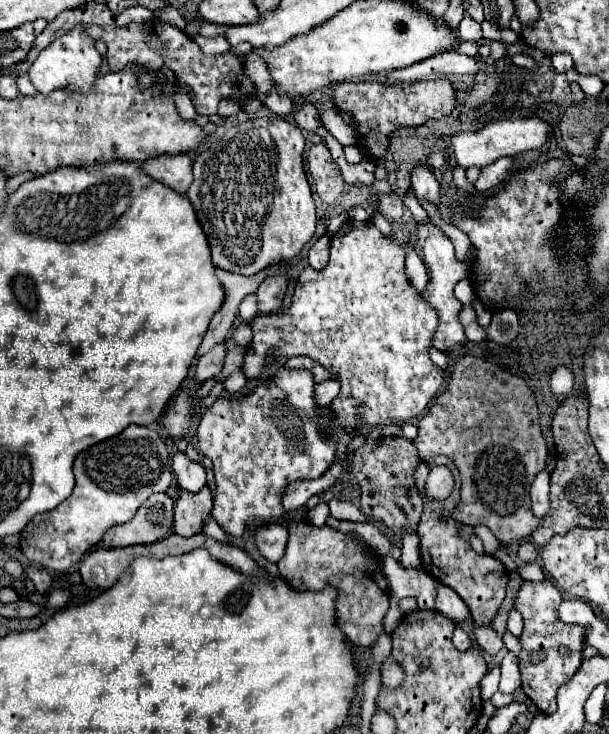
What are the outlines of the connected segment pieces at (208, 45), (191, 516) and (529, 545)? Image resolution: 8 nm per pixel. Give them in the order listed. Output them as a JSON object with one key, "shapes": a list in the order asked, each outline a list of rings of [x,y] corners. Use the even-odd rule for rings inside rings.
{"shapes":[[[[198,36],[194,38],[194,42],[198,42],[198,46],[202,48],[204,54],[224,54],[224,52],[230,52],[230,42],[226,42],[226,38],[222,36]]],[[[208,486],[190,494],[180,492],[176,498],[176,512],[172,532],[178,536],[194,536],[200,534],[204,528],[204,520],[210,516],[212,510],[212,492]]],[[[522,542],[518,548],[518,558],[522,562],[534,562],[538,558],[538,548],[534,542]]]]}

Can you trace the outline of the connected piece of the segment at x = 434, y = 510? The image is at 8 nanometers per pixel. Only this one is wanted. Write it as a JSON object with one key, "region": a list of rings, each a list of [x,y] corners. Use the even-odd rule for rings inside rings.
{"region":[[[442,456],[434,458],[432,462],[420,462],[420,466],[416,468],[414,478],[416,478],[416,486],[418,486],[420,494],[424,494],[424,498],[426,498],[426,510],[424,510],[424,514],[420,518],[420,524],[418,524],[422,568],[430,576],[442,580],[452,590],[456,590],[456,594],[470,608],[472,620],[476,624],[490,624],[492,618],[496,616],[498,608],[500,608],[500,600],[506,594],[508,576],[506,576],[506,568],[504,568],[504,564],[500,560],[496,560],[490,554],[478,554],[478,552],[474,552],[472,546],[458,536],[458,522],[448,512],[460,500],[460,494],[458,494],[460,492],[460,482],[458,482],[458,472],[456,472],[454,464],[448,458],[442,458]],[[426,464],[444,464],[444,466],[448,466],[454,472],[456,484],[454,484],[454,490],[450,492],[448,498],[444,498],[444,500],[432,500],[432,498],[426,496],[426,478],[430,474],[430,466],[426,466]]]}

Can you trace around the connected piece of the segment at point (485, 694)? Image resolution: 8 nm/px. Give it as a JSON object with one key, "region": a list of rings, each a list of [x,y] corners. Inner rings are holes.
{"region":[[[494,666],[488,670],[488,674],[482,678],[480,688],[482,688],[482,700],[490,700],[492,694],[496,694],[500,682],[500,666]]]}

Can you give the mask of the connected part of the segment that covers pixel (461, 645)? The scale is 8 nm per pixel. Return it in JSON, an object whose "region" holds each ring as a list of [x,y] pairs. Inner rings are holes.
{"region":[[[456,626],[456,630],[454,630],[454,638],[452,638],[452,642],[454,642],[454,646],[460,650],[460,652],[466,652],[470,646],[472,646],[472,642],[470,642],[470,638],[468,638],[468,634],[460,628],[460,626]]]}

